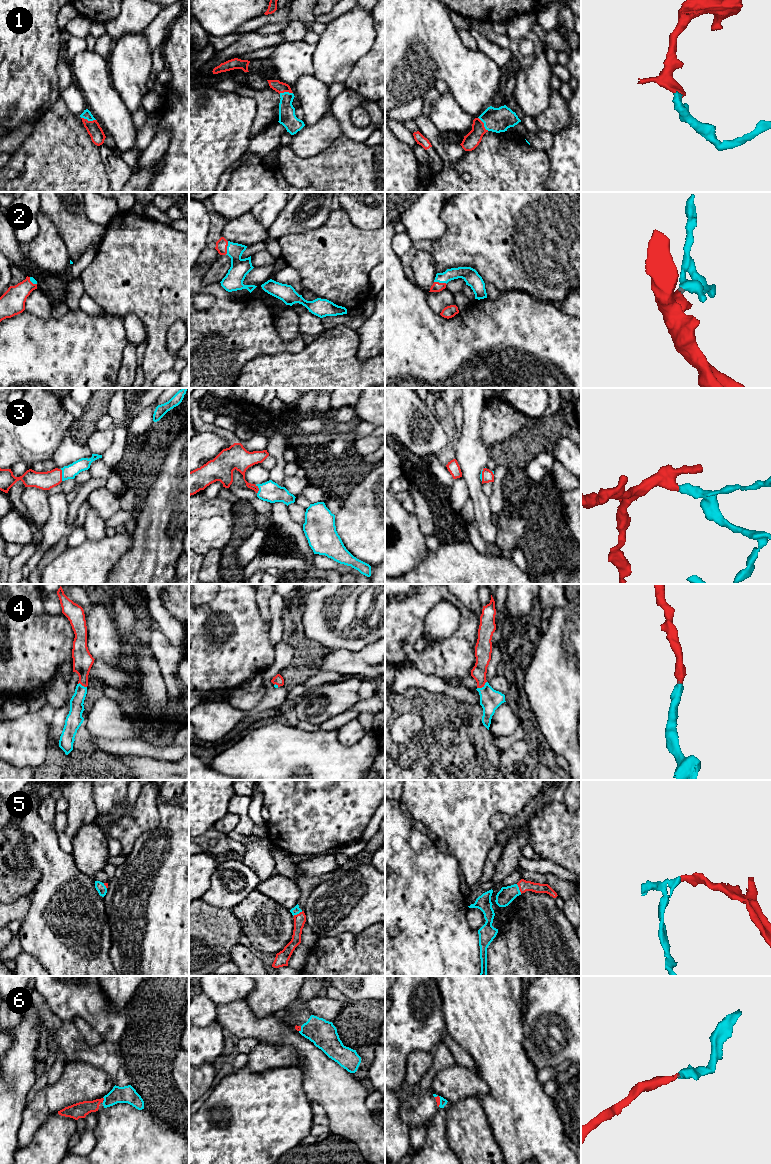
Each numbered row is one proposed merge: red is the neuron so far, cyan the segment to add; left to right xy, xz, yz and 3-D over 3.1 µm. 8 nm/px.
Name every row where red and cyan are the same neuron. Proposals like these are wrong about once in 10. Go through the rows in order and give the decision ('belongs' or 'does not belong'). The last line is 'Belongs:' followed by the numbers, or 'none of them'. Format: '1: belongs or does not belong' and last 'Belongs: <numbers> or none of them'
1: belongs
2: belongs
3: belongs
4: belongs
5: belongs
6: belongs
Belongs: 1, 2, 3, 4, 5, 6

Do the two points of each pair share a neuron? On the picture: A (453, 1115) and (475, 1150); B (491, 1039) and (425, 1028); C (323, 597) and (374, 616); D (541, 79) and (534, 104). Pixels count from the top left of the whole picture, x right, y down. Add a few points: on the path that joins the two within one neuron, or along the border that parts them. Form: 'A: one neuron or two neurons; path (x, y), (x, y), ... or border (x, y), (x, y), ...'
A: one neuron; path (462, 1124), (469, 1131), (473, 1141)
B: two neurons; border (442, 1009), (448, 1033)
C: one neuron; path (336, 609), (361, 609)
D: one neuron; path (537, 85), (537, 95), (534, 98)

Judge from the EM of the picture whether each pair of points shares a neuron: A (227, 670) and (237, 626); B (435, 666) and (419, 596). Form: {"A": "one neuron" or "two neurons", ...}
{"A": "one neuron", "B": "one neuron"}

